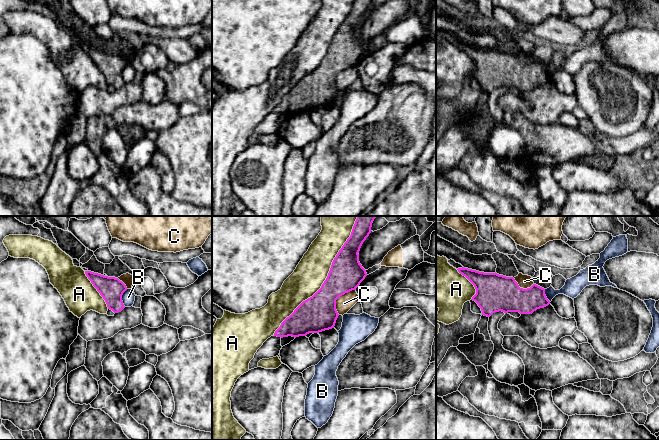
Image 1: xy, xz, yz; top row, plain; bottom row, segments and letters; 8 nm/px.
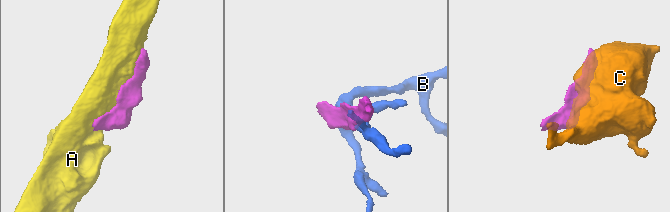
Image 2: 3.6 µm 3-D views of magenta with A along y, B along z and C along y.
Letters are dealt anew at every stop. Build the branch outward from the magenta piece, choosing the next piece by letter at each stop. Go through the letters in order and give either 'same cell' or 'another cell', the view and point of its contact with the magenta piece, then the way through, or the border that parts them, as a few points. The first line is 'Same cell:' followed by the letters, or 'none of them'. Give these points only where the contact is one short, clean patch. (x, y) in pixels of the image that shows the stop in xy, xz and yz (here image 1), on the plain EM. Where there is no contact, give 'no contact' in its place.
Same cell: none of them
A: another cell | xz (324, 57)
B: another cell | xy (121, 74)
C: another cell | xz (338, 73) | along xz (355, 65), (345, 68), (336, 76), (336, 87), (338, 90)

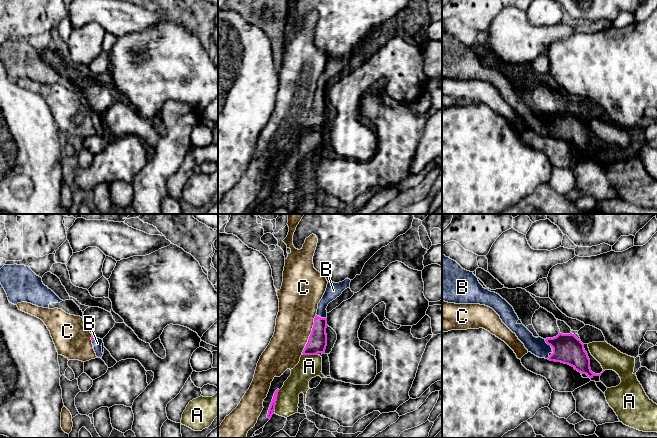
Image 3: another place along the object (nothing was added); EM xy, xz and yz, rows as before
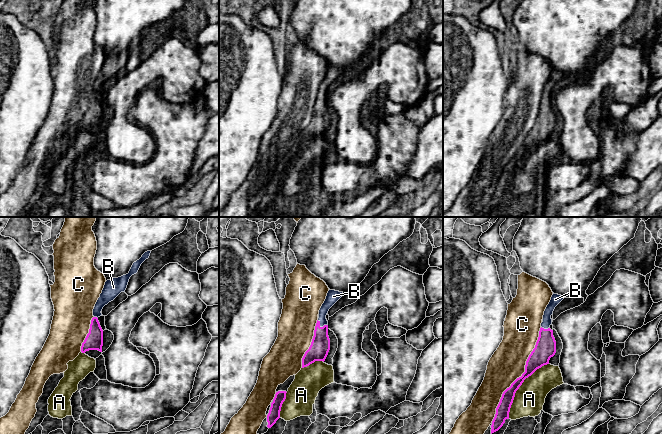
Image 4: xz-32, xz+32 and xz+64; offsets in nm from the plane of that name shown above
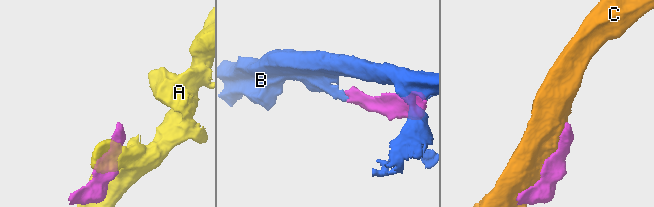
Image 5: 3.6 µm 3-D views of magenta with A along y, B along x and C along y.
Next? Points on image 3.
Same cell: B
A: another cell | xz (276, 176)
B: same cell | xz (320, 93)
C: another cell | xz (310, 110)

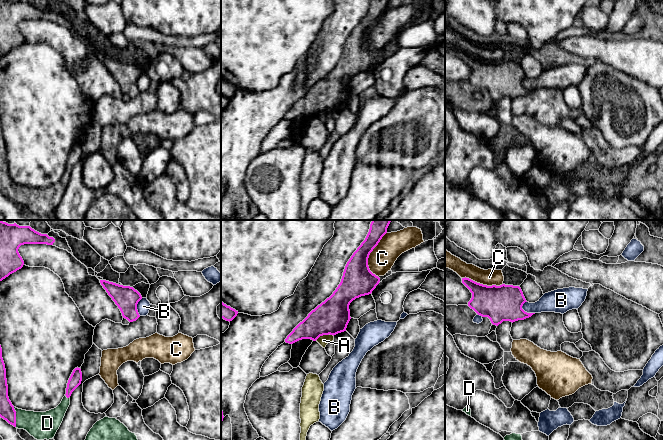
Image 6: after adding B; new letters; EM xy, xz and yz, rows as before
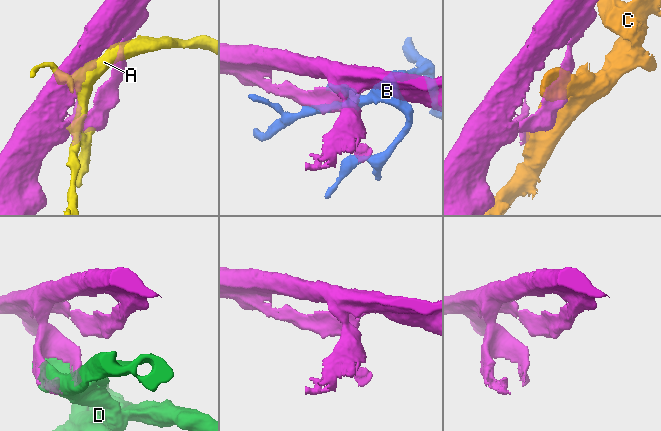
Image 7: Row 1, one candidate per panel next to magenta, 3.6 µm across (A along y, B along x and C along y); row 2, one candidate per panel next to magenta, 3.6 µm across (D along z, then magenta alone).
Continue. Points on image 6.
Same cell: none of them
A: another cell | xz (324, 110) | along xz (333, 111), (320, 111), (315, 116)
B: another cell | yz (524, 87)
C: another cell | xz (369, 30)
D: another cell | xy (15, 193)

